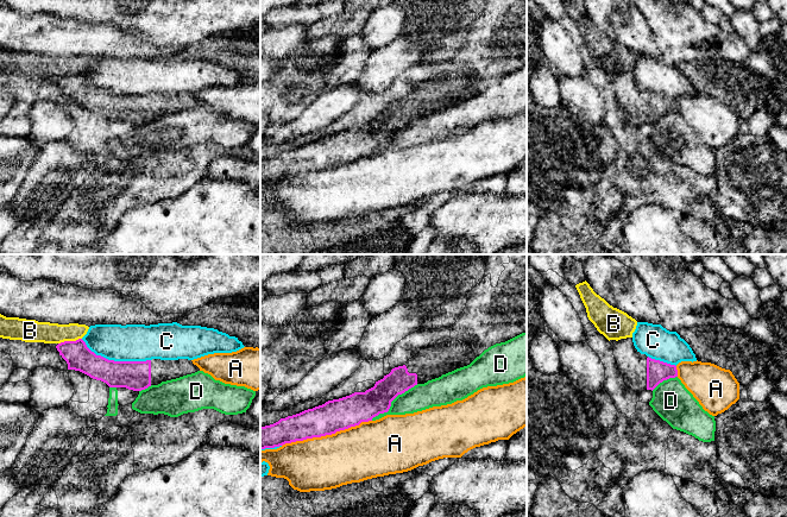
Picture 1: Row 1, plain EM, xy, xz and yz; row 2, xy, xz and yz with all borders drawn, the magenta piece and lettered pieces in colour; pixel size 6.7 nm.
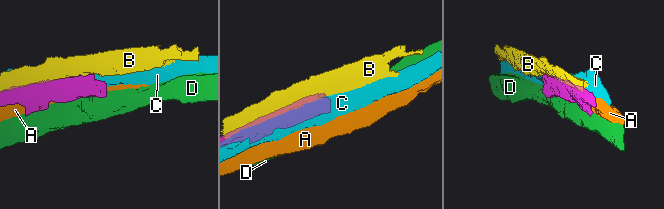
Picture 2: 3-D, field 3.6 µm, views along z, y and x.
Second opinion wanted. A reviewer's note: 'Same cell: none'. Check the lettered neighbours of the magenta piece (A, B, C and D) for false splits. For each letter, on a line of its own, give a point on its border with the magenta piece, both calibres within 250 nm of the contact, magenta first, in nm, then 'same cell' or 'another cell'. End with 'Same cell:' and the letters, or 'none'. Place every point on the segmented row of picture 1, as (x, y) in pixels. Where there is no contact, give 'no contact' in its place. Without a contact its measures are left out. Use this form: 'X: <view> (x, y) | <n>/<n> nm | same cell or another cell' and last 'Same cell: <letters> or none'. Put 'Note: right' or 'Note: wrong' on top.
Note: right
A: xz (326, 434) | 220/360 nm | another cell
B: xy (69, 341) | 180/140 nm | another cell
C: xy (115, 361) | 200/260 nm | another cell
D: xz (391, 401) | 200/180 nm | another cell
Same cell: none

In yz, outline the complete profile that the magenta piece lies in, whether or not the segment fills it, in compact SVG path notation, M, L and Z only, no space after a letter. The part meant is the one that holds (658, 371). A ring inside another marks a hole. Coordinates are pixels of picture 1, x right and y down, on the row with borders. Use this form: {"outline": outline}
{"outline": "M632 338L618 340L613 345L613 355L625 385L637 393L653 391L663 380L678 377L675 365L641 354L635 348Z"}

